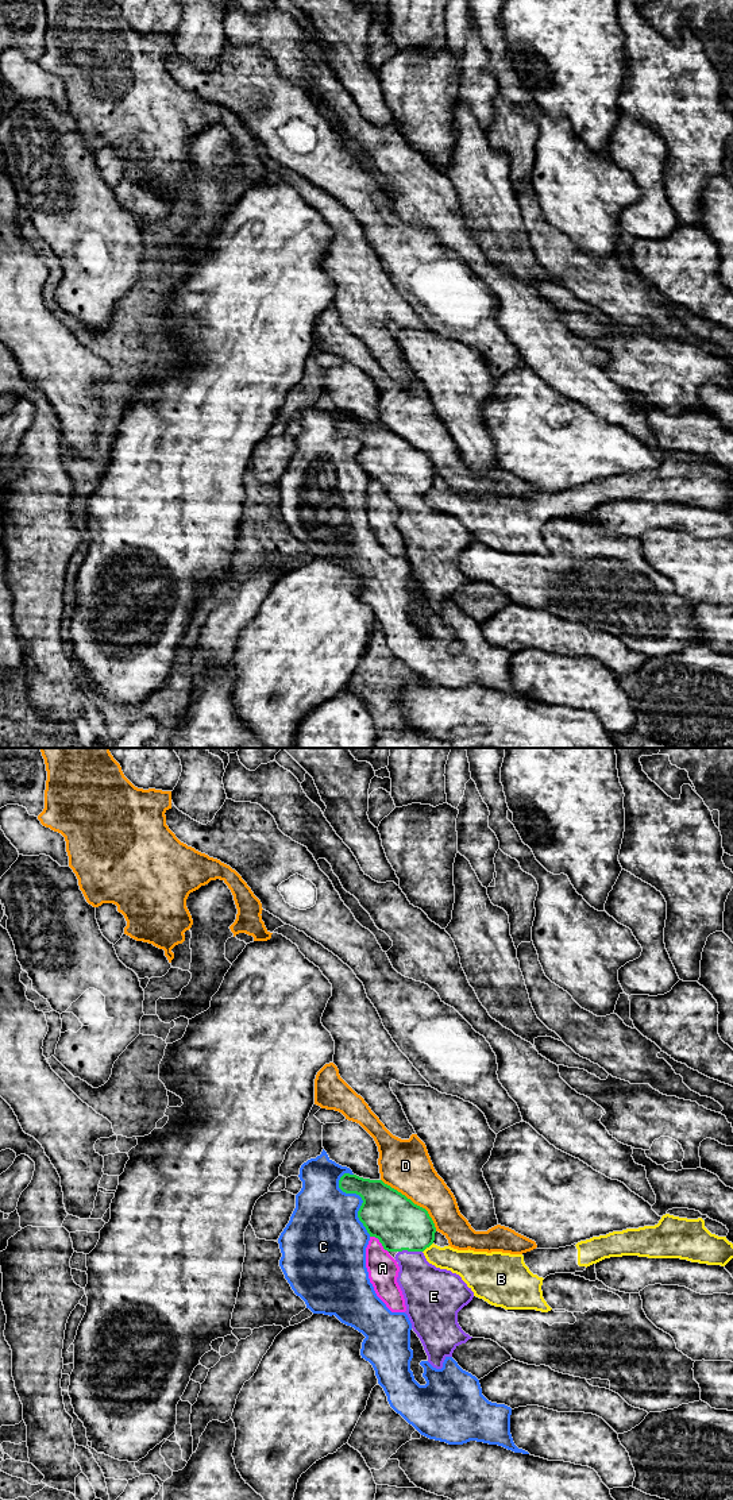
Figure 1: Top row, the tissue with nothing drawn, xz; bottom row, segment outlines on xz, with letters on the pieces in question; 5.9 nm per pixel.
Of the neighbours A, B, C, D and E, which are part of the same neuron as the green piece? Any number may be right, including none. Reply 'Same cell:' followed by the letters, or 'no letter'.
Same cell: E

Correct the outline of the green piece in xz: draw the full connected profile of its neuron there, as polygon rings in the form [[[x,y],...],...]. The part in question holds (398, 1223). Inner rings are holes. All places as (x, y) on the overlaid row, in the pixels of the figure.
[[[344,1173],[339,1188],[362,1198],[359,1221],[385,1250],[397,1253],[397,1283],[405,1299],[405,1314],[428,1362],[441,1369],[444,1360],[472,1338],[459,1326],[458,1312],[472,1300],[474,1292],[459,1275],[427,1261],[423,1252],[433,1243],[436,1233],[432,1218],[382,1180]]]

